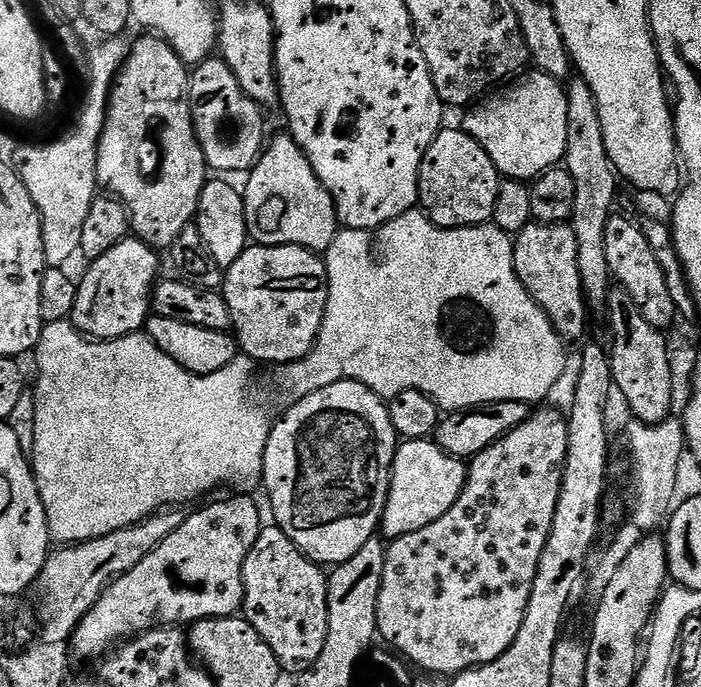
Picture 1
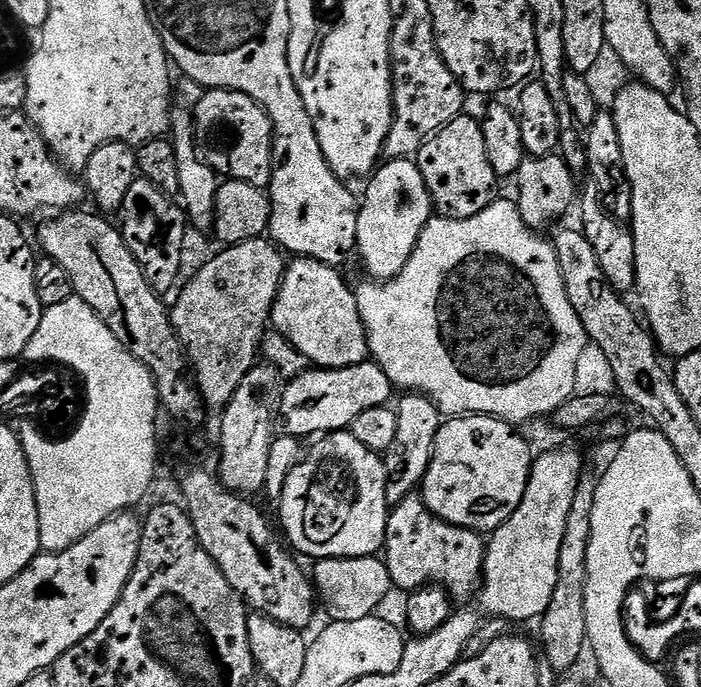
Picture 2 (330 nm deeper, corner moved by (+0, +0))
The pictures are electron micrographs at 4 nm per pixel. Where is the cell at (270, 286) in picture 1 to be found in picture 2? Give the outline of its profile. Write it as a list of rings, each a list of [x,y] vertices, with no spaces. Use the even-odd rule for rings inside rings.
[[[308,256],[293,259],[284,269],[270,317],[271,327],[290,338],[306,354],[309,365],[317,368],[354,366],[365,363],[370,356],[356,293],[336,272],[333,265]]]

